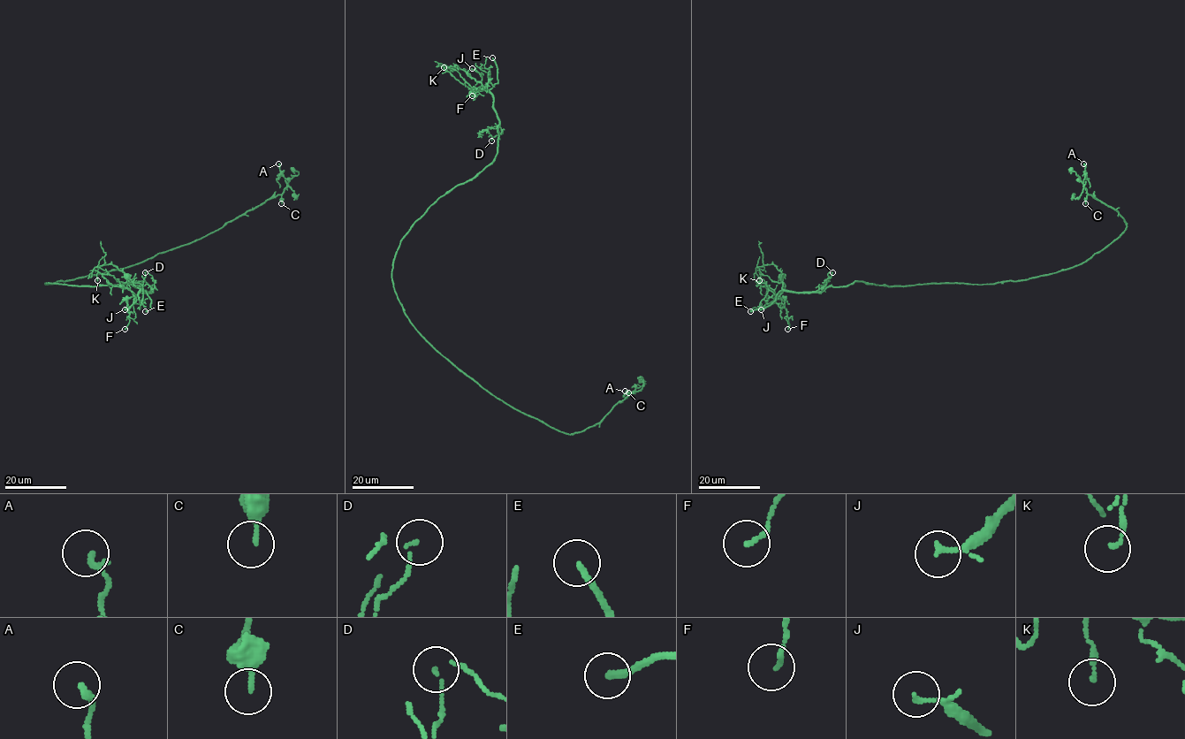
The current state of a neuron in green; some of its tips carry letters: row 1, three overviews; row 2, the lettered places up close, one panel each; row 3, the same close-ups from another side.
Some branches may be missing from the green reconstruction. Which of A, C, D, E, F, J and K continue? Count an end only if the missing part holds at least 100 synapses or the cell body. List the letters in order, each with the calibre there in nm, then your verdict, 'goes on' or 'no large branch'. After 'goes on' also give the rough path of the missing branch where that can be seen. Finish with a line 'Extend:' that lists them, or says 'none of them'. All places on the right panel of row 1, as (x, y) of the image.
A: 200 nm thick; no large branch
C: 240 nm thick; no large branch
D: 70 nm thick; no large branch
E: 200 nm thick; goes on; missing branch runs (750, 311), (739, 302), (723, 271), (725, 251), (735, 237), (734, 233), (721, 247)
F: 130 nm thick; no large branch
J: 160 nm thick; no large branch
K: 130 nm thick; no large branch
Extend: E

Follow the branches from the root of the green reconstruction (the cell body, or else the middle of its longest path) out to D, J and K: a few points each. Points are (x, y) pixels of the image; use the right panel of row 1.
D: (998, 282), (887, 285), (854, 281), (846, 286), (827, 285), (820, 292), (819, 285), (824, 286), (832, 272)
J: (998, 282), (887, 285), (854, 281), (846, 286), (828, 285), (820, 292), (783, 291), (773, 294), (761, 309)
K: (998, 282), (887, 285), (854, 281), (820, 292), (790, 292), (760, 272), (759, 280)

